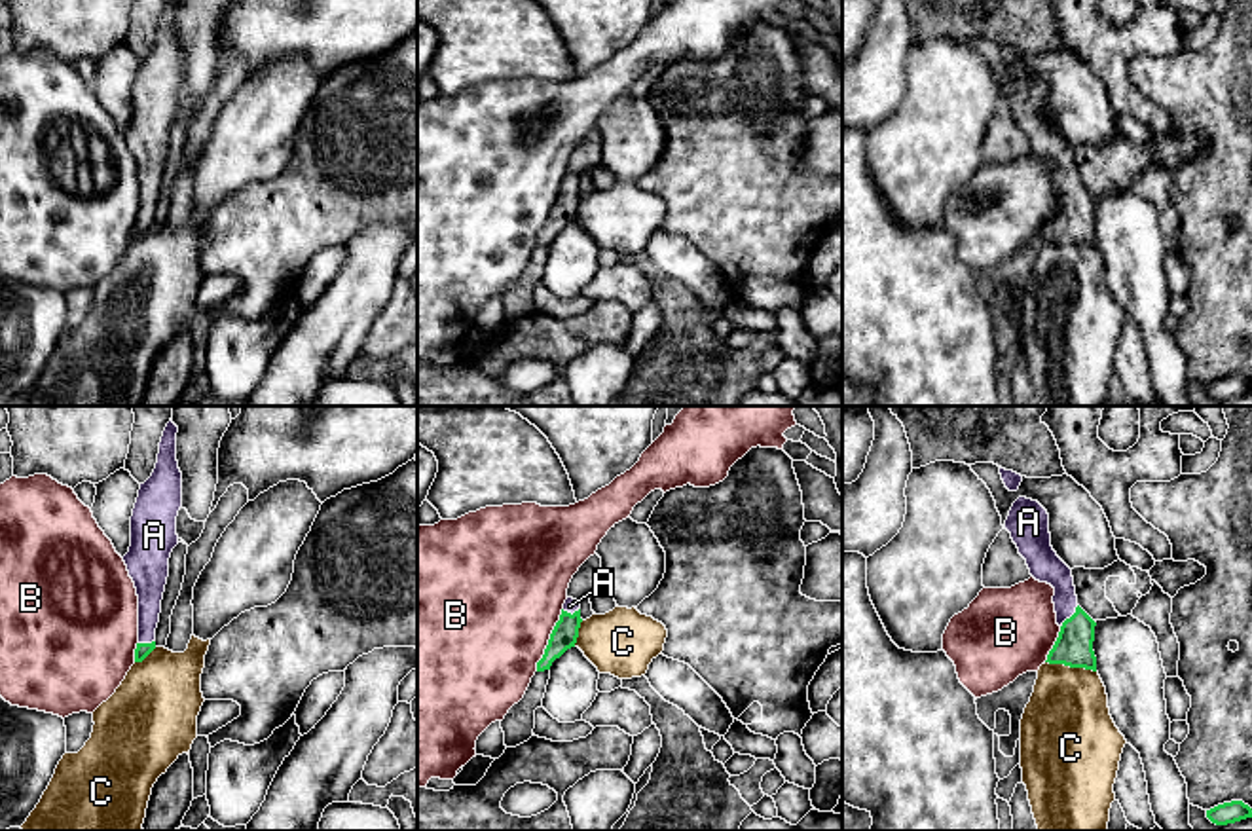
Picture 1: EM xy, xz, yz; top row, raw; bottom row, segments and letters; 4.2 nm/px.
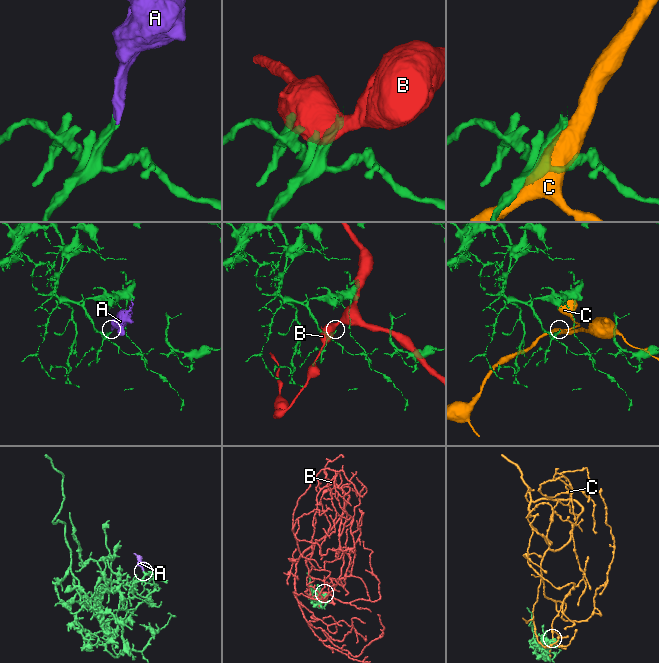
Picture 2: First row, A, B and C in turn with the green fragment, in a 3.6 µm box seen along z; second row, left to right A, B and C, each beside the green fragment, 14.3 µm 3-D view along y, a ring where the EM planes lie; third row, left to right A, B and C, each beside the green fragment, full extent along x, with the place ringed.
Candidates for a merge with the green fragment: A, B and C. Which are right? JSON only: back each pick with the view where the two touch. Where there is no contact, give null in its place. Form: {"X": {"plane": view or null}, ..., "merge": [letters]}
{"A": {"plane": "yz"}, "merge": ["A"]}

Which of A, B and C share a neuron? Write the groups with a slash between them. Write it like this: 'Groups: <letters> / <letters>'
Groups: A / B / C

